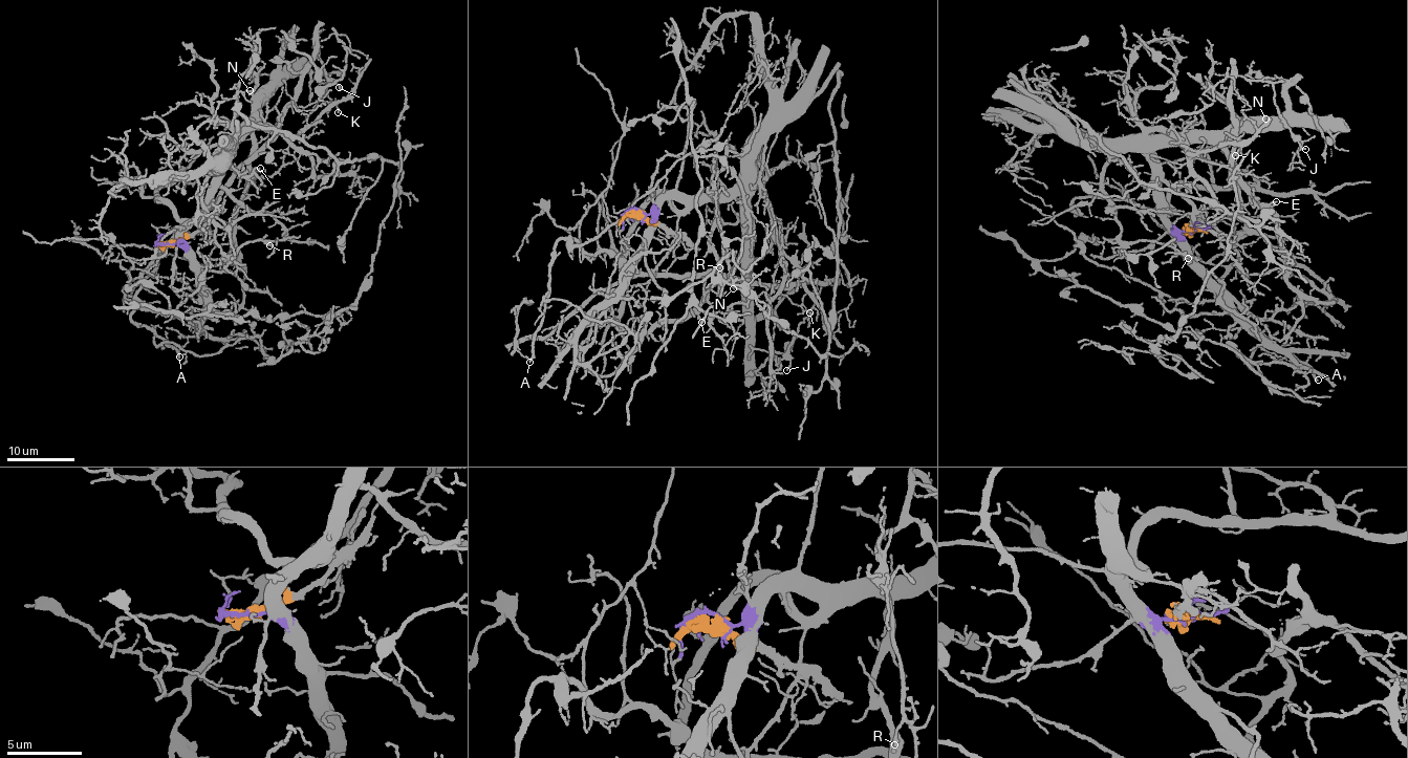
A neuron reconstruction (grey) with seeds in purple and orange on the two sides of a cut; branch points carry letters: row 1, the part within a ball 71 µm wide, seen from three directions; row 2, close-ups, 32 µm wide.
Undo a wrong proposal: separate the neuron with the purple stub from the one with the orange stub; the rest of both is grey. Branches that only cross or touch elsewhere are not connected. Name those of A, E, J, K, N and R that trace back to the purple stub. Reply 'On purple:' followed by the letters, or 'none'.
On purple: E, N, R

